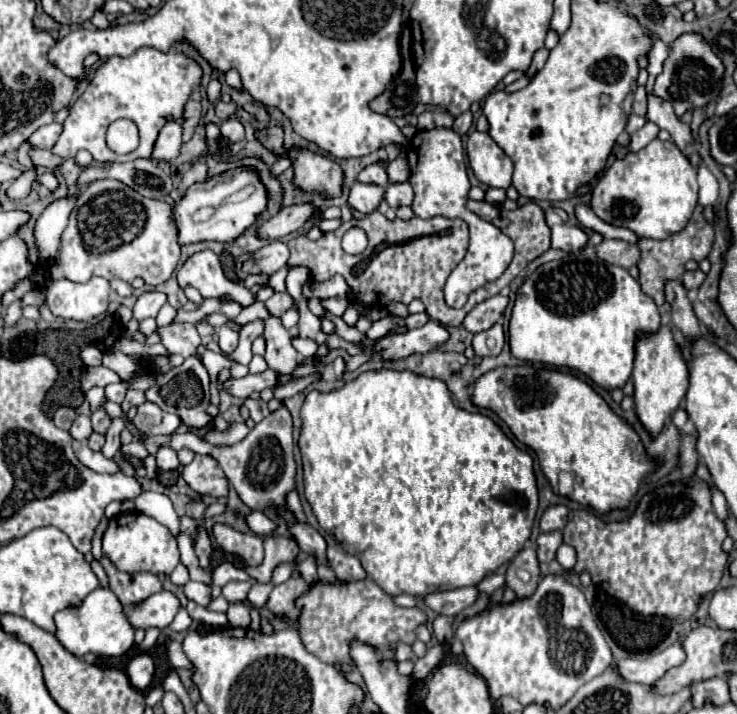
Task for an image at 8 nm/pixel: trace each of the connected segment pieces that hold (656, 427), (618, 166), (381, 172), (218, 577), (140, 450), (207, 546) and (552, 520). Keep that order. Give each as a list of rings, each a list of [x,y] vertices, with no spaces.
[[[661,326],[657,334],[639,336],[635,346],[635,368],[633,368],[633,386],[635,386],[635,412],[643,428],[651,438],[657,438],[663,430],[665,422],[671,418],[671,412],[675,412],[681,404],[681,400],[687,394],[689,388],[689,374],[683,354],[677,348],[677,342],[673,338],[673,330],[667,326]]]
[[[655,138],[639,152],[617,158],[595,184],[591,210],[605,222],[625,226],[641,238],[663,240],[685,228],[697,206],[697,174],[691,162],[669,140],[669,146]]]
[[[371,164],[371,166],[363,168],[363,170],[359,172],[357,180],[359,180],[359,182],[377,184],[377,186],[383,186],[383,188],[389,184],[389,176],[387,176],[385,168],[383,168],[383,166],[379,166],[379,164]]]
[[[223,562],[213,570],[213,582],[211,582],[213,586],[223,588],[227,582],[233,582],[233,580],[251,580],[251,578],[247,576],[245,570],[235,568],[231,562]]]
[[[133,440],[131,444],[123,444],[119,452],[121,452],[121,454],[127,454],[127,456],[141,458],[141,460],[147,456],[147,450],[145,450],[145,446],[143,446],[143,444],[139,444],[137,440]]]
[[[199,528],[197,530],[197,536],[195,536],[195,554],[199,556],[199,562],[203,568],[209,566],[209,556],[213,552],[213,546],[211,546],[211,536],[205,528]]]
[[[563,504],[549,506],[539,520],[541,532],[547,533],[555,530],[563,530],[565,524],[567,524],[567,514],[569,514],[569,508],[563,506]]]

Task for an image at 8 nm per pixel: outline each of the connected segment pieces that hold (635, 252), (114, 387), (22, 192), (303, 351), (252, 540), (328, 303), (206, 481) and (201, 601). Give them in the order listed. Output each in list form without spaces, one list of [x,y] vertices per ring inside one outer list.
[[[603,240],[597,246],[597,254],[601,260],[623,266],[623,268],[631,268],[631,266],[639,264],[639,260],[641,260],[639,246],[623,242],[623,240]]]
[[[117,382],[117,384],[109,384],[105,386],[105,398],[115,402],[115,404],[121,405],[125,400],[125,394],[129,390],[129,382]]]
[[[29,170],[27,174],[19,176],[5,194],[7,194],[9,198],[13,198],[13,200],[21,200],[21,198],[25,198],[25,196],[31,192],[31,182],[33,182],[33,172]]]
[[[295,336],[291,344],[293,344],[293,348],[295,348],[303,358],[315,354],[315,350],[311,350],[311,340],[307,340],[307,338],[299,338],[299,336]]]
[[[215,524],[215,542],[231,554],[237,554],[247,566],[258,566],[264,559],[263,538],[257,534],[243,534],[225,524]]]
[[[332,297],[321,300],[321,305],[335,316],[341,317],[347,306],[347,298]]]
[[[197,454],[195,460],[183,468],[183,478],[199,494],[211,494],[211,496],[227,494],[227,484],[229,484],[227,476],[219,468],[219,464],[213,466],[211,456]]]
[[[187,582],[185,584],[185,596],[193,602],[197,602],[199,606],[207,608],[211,604],[211,586],[203,584],[203,582]]]

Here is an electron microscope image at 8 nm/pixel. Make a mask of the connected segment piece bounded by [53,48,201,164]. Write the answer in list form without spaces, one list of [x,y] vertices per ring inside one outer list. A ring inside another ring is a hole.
[[[139,48],[129,58],[113,56],[103,62],[85,92],[69,108],[69,116],[63,124],[63,132],[55,144],[59,158],[73,158],[79,150],[87,150],[101,164],[127,162],[135,158],[151,158],[159,130],[169,118],[183,116],[183,108],[191,90],[201,80],[201,68],[183,54],[159,52],[153,48]],[[117,118],[129,118],[137,124],[141,144],[127,156],[117,156],[105,144],[105,130]]]

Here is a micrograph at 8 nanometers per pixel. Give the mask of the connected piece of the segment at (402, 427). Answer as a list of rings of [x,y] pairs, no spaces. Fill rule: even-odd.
[[[407,370],[365,372],[359,378],[347,382],[343,388],[333,390],[329,394],[309,392],[301,408],[301,420],[303,420],[303,428],[299,436],[299,450],[303,460],[307,502],[311,504],[319,526],[325,532],[333,534],[345,552],[355,554],[361,560],[361,566],[367,572],[367,576],[375,580],[389,596],[411,594],[417,598],[425,598],[435,592],[479,584],[487,574],[495,572],[499,566],[513,560],[529,540],[531,526],[537,514],[537,484],[533,476],[531,456],[527,452],[521,452],[489,416],[469,414],[457,408],[443,380],[425,378]]]

